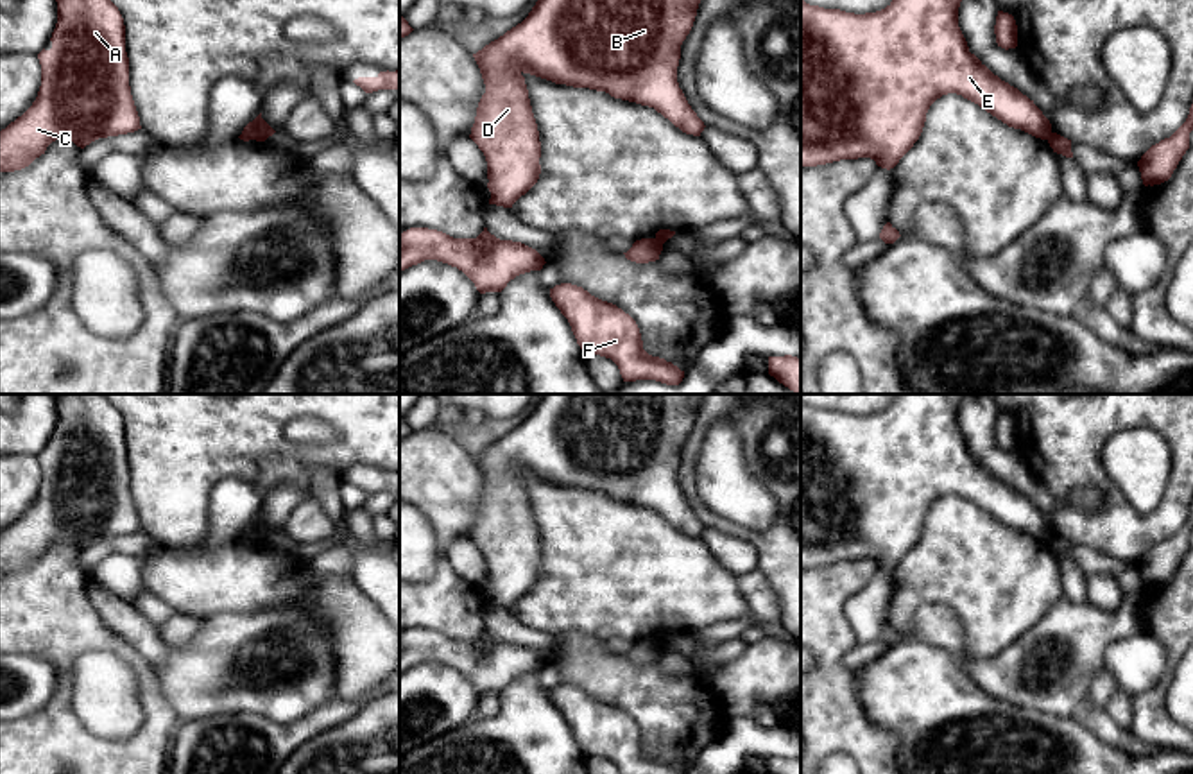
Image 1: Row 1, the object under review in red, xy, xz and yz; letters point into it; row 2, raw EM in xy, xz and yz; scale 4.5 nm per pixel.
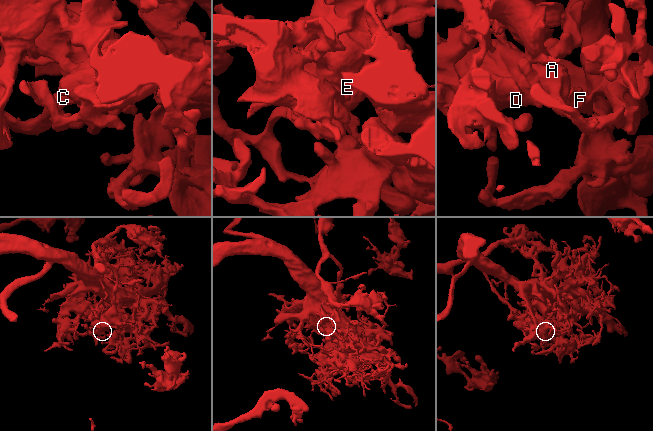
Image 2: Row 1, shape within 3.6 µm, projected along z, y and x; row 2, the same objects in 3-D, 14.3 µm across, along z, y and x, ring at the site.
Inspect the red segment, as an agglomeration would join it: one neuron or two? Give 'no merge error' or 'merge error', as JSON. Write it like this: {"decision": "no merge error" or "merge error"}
{"decision": "merge error"}

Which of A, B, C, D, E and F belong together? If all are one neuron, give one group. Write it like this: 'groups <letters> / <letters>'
groups A C F / B D E

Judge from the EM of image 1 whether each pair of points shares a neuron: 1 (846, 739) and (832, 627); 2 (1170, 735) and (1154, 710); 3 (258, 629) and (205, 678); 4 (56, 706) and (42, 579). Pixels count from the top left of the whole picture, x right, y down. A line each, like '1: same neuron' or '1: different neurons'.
1: same neuron
2: same neuron
3: same neuron
4: same neuron

